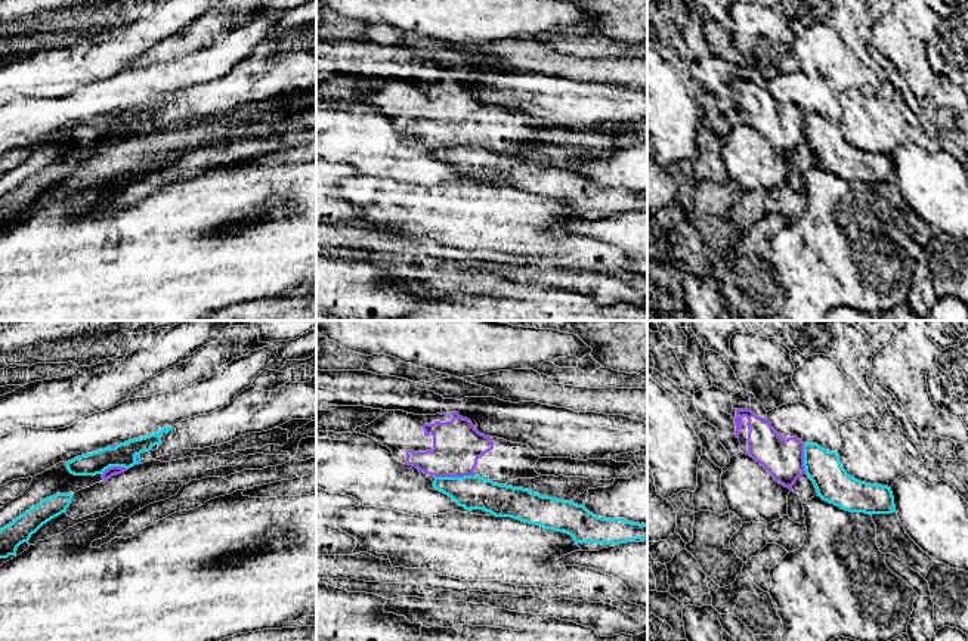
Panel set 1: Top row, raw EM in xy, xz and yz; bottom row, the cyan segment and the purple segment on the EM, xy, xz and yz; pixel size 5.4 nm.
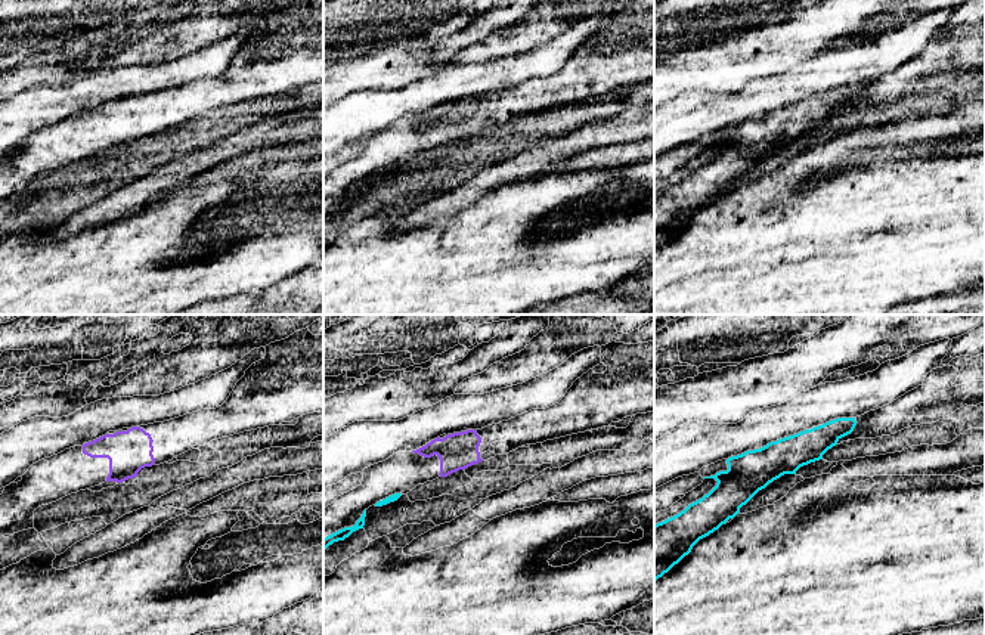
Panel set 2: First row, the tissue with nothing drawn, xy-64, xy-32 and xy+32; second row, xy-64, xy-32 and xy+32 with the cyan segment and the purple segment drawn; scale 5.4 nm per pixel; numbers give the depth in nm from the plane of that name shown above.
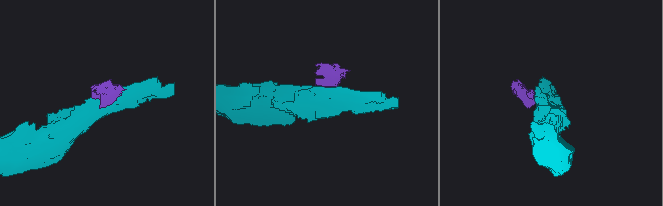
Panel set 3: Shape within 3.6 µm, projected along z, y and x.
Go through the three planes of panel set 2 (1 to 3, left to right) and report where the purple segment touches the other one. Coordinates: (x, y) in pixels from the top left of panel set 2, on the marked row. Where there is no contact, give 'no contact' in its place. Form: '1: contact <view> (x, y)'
1: no contact
2: no contact
3: no contact

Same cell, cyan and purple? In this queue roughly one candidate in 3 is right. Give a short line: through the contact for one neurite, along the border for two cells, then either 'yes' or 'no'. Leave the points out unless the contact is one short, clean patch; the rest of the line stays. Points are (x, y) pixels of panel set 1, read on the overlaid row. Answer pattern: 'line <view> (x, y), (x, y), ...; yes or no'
line xy (139, 457), (129, 467), (108, 467), (102, 474); no

